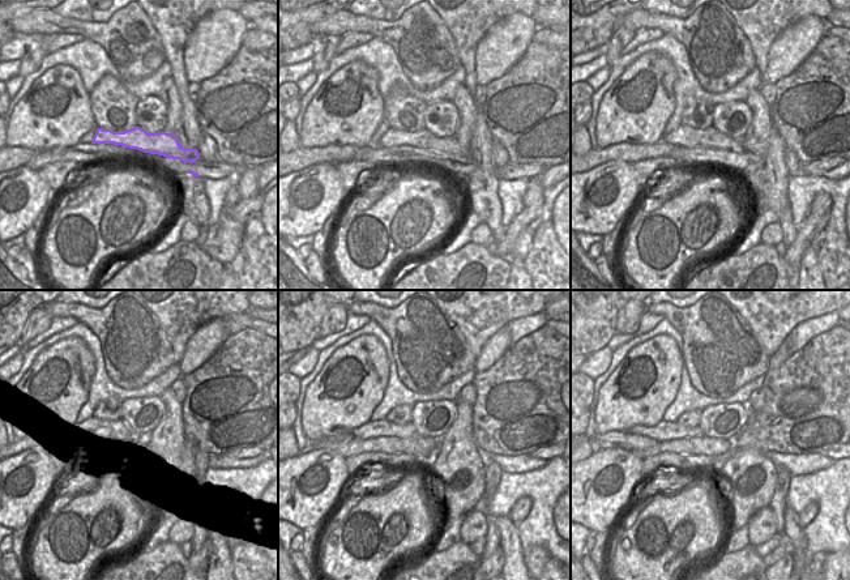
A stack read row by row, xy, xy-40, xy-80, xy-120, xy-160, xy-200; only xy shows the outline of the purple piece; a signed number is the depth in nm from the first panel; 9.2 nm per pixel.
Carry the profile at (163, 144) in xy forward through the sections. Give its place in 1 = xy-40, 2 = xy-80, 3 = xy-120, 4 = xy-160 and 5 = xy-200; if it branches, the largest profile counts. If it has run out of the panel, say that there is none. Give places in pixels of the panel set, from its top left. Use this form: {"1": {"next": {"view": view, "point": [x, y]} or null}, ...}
{"1": {"next": {"view": "xy-40", "point": [422, 139]}}, "2": {"next": {"view": "xy-80", "point": [683, 136]}}, "3": {"next": {"view": "xy-120", "point": [109, 430]}}, "4": {"next": {"view": "xy-160", "point": [374, 429]}}, "5": {"next": {"view": "xy-200", "point": [662, 431]}}}

